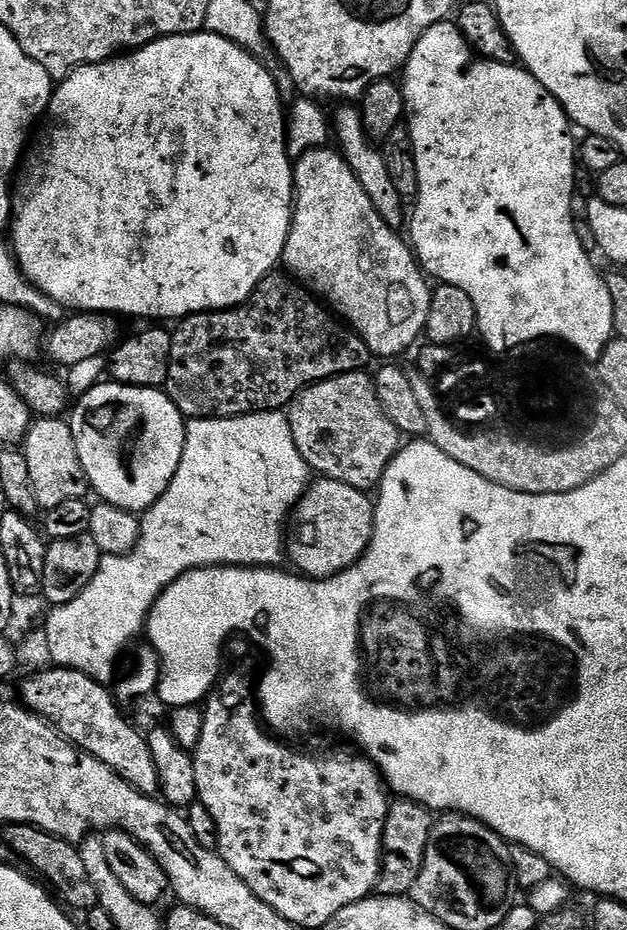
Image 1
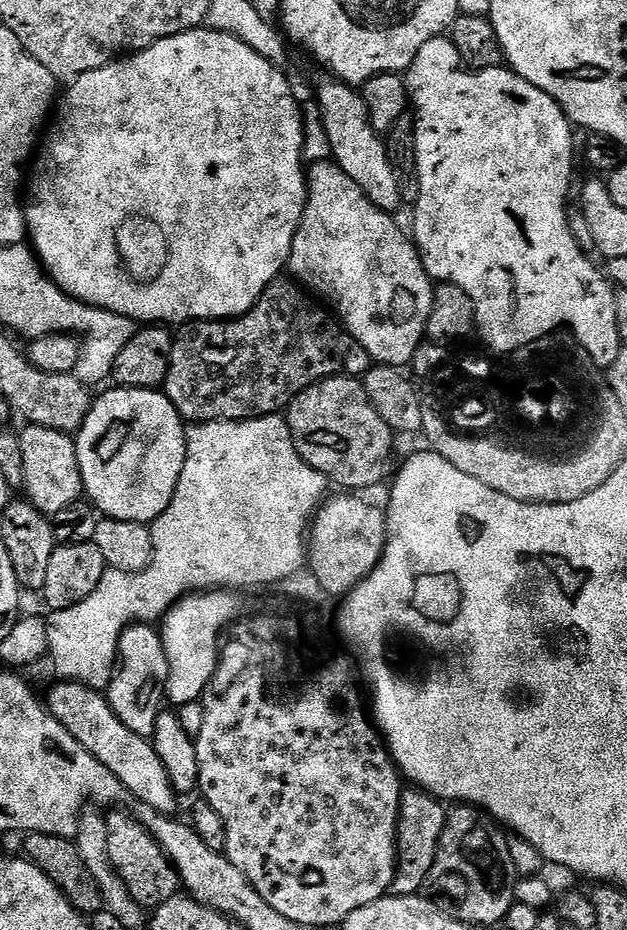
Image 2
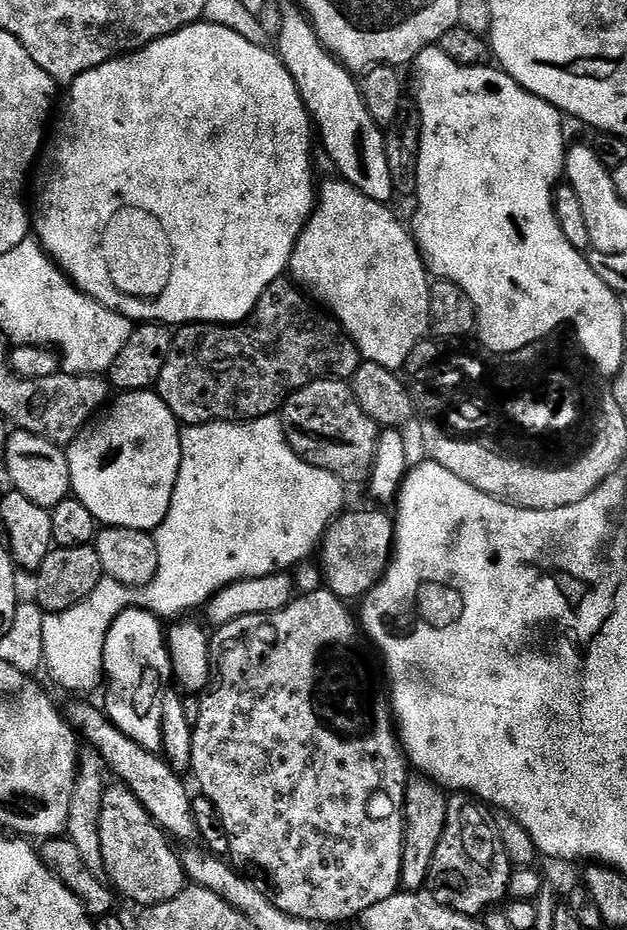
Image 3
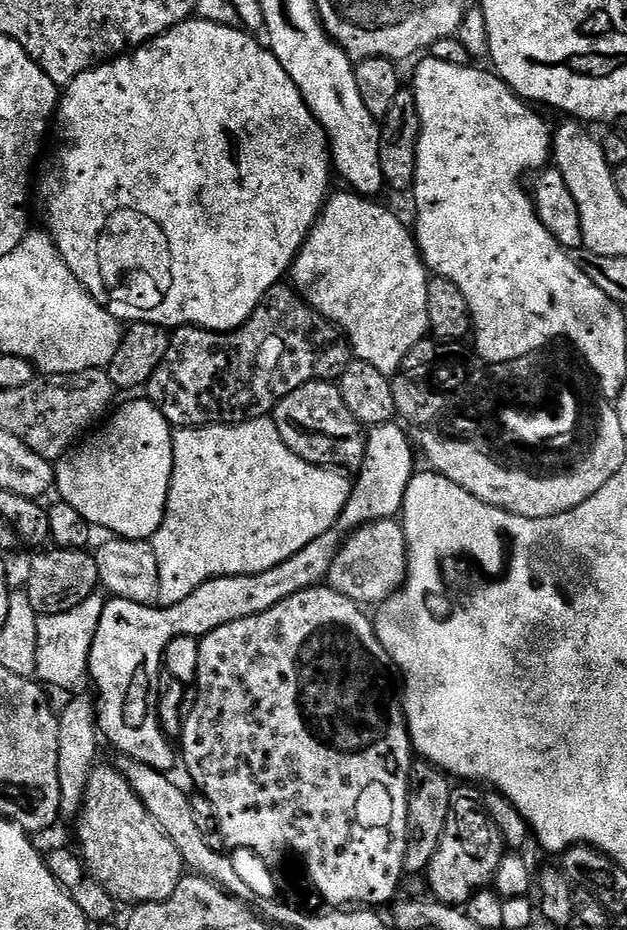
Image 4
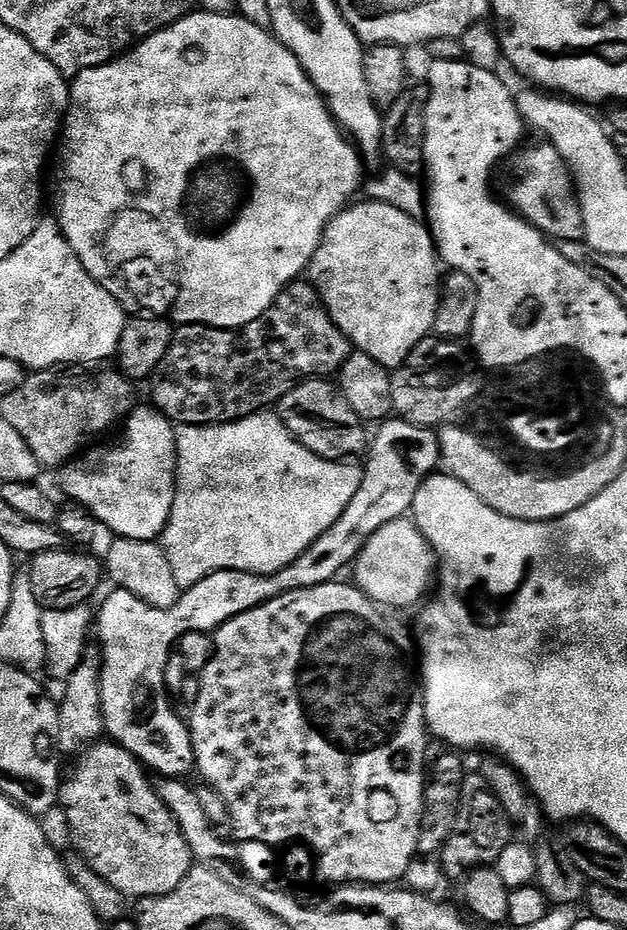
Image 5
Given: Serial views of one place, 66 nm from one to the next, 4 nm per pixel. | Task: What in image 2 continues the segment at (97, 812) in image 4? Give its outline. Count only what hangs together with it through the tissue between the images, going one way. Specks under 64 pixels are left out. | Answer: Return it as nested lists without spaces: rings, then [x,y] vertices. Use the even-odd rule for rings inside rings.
[[[124,810],[107,813],[108,837],[110,838],[110,862],[112,868],[126,882],[126,890],[145,910],[155,910],[181,891],[180,873],[168,861],[168,855],[158,846],[158,842],[144,829],[135,815],[127,816]]]

